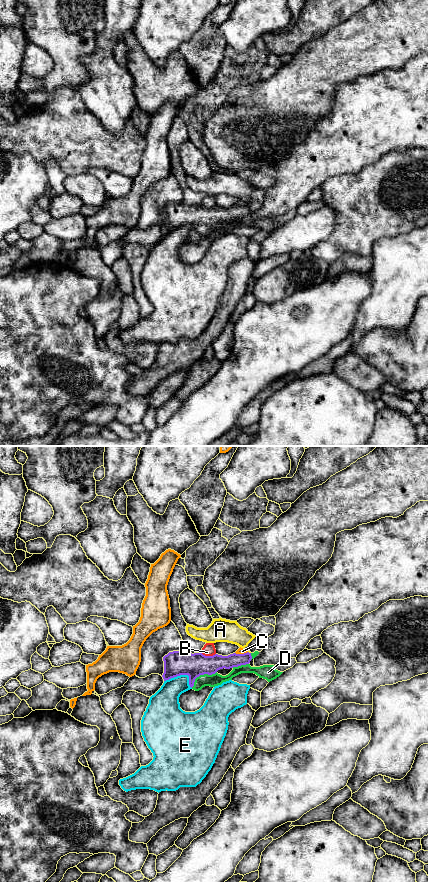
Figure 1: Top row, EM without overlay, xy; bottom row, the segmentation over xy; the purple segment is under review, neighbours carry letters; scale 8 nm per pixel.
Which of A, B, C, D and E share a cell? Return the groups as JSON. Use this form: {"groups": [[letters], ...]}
{"groups": [["A"], ["B"], ["C"], ["D"], ["E"]]}

